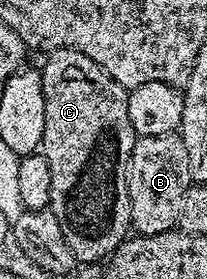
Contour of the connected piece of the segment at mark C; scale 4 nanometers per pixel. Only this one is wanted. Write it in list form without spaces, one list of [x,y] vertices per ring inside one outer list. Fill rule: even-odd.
[[[55,50],[46,58],[49,59],[45,66],[40,67],[45,123],[39,150],[45,155],[47,164],[51,164],[51,196],[48,209],[52,210],[55,220],[59,220],[59,228],[63,228],[63,236],[67,236],[67,244],[77,257],[78,263],[100,263],[126,241],[131,230],[129,161],[138,137],[135,128],[131,128],[131,112],[127,112],[129,96],[126,87],[120,86],[108,72],[99,68],[95,60],[83,56],[83,52]]]

